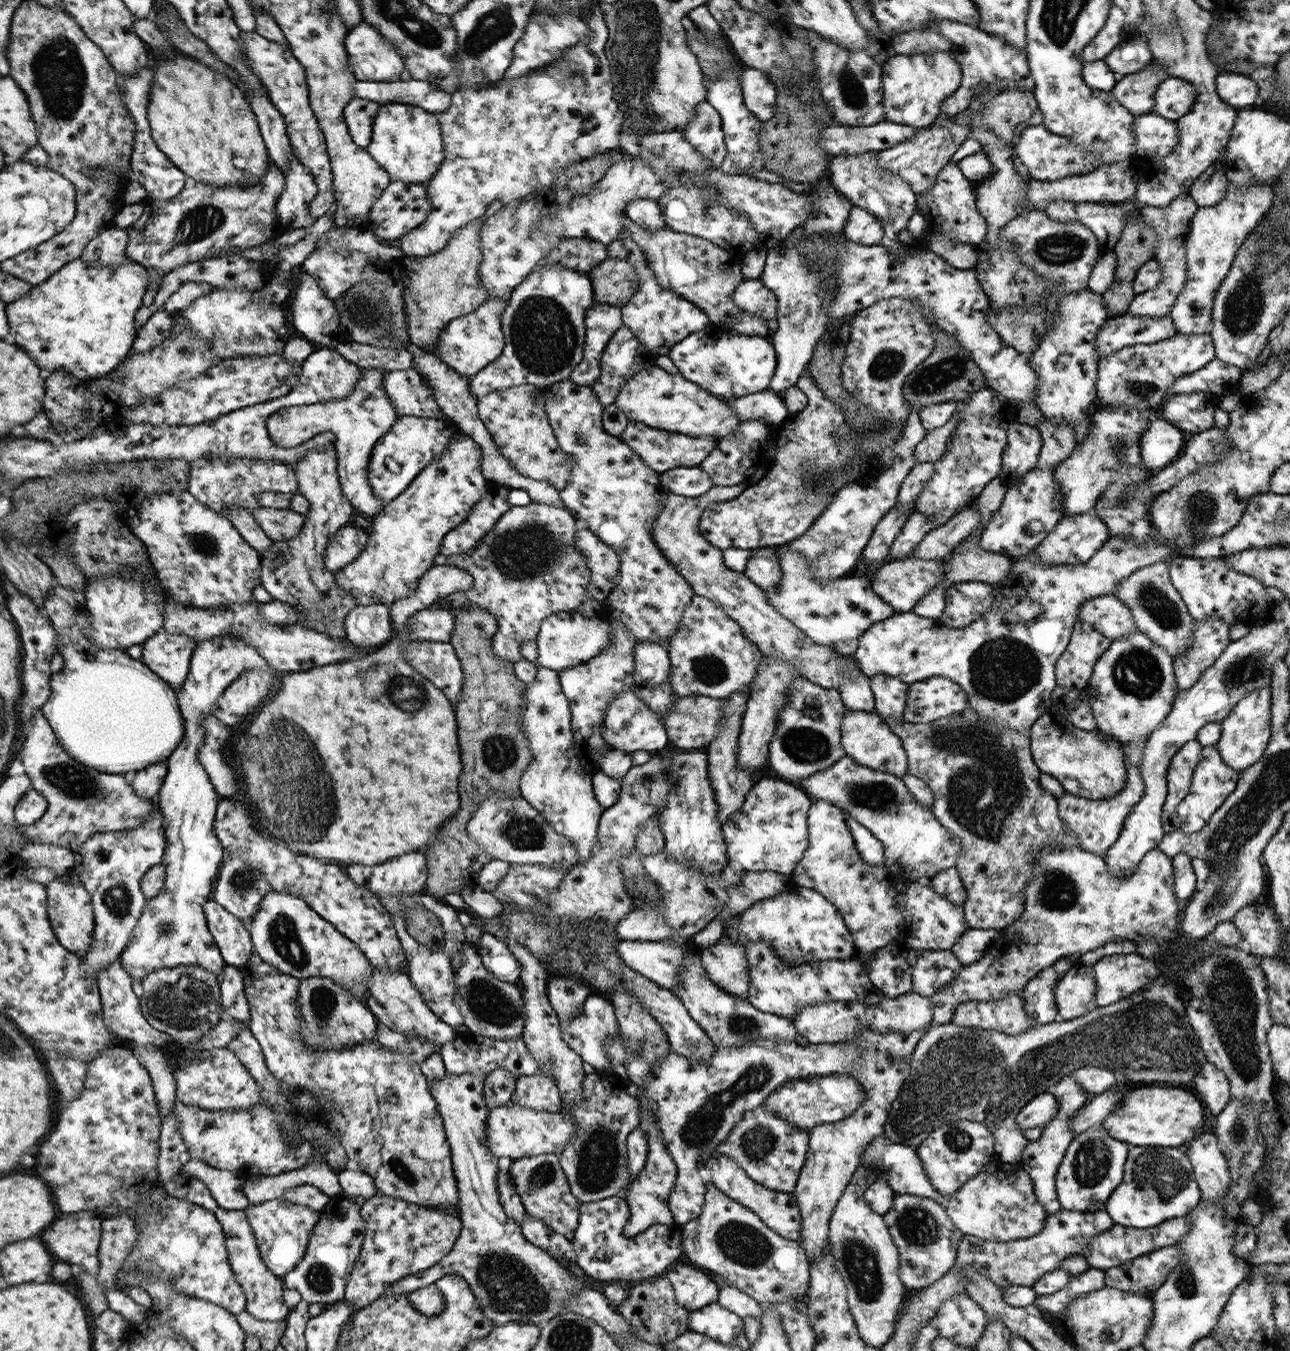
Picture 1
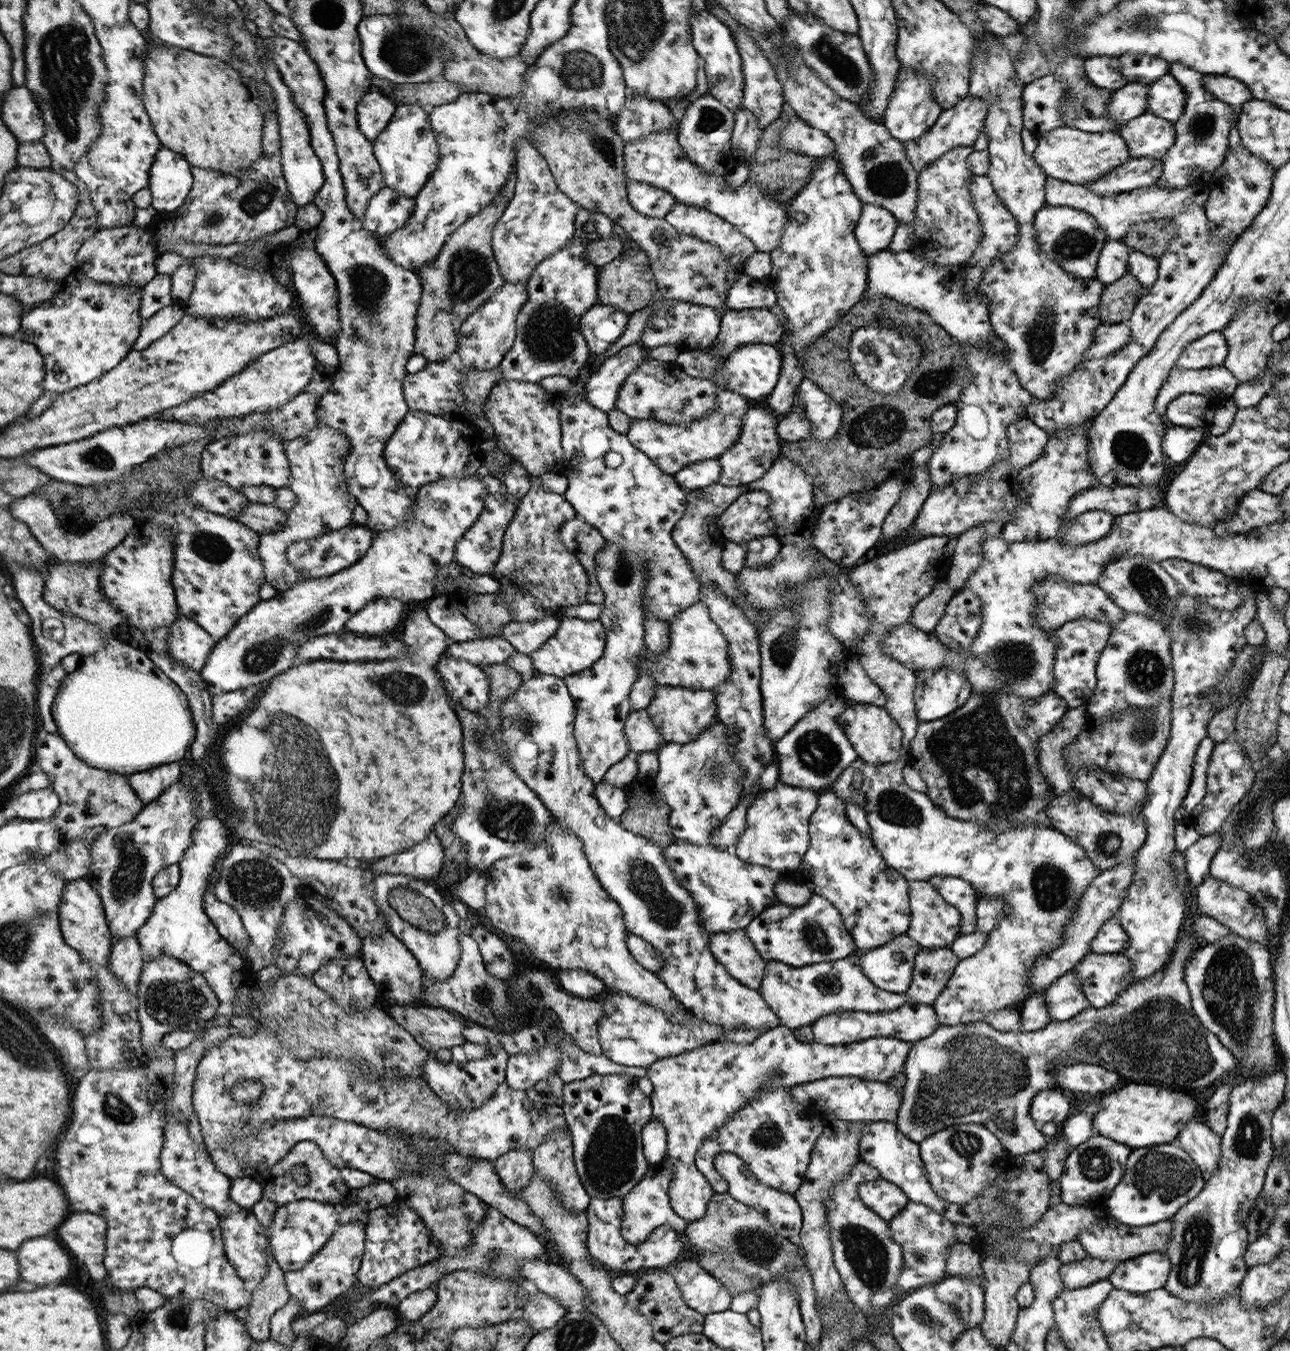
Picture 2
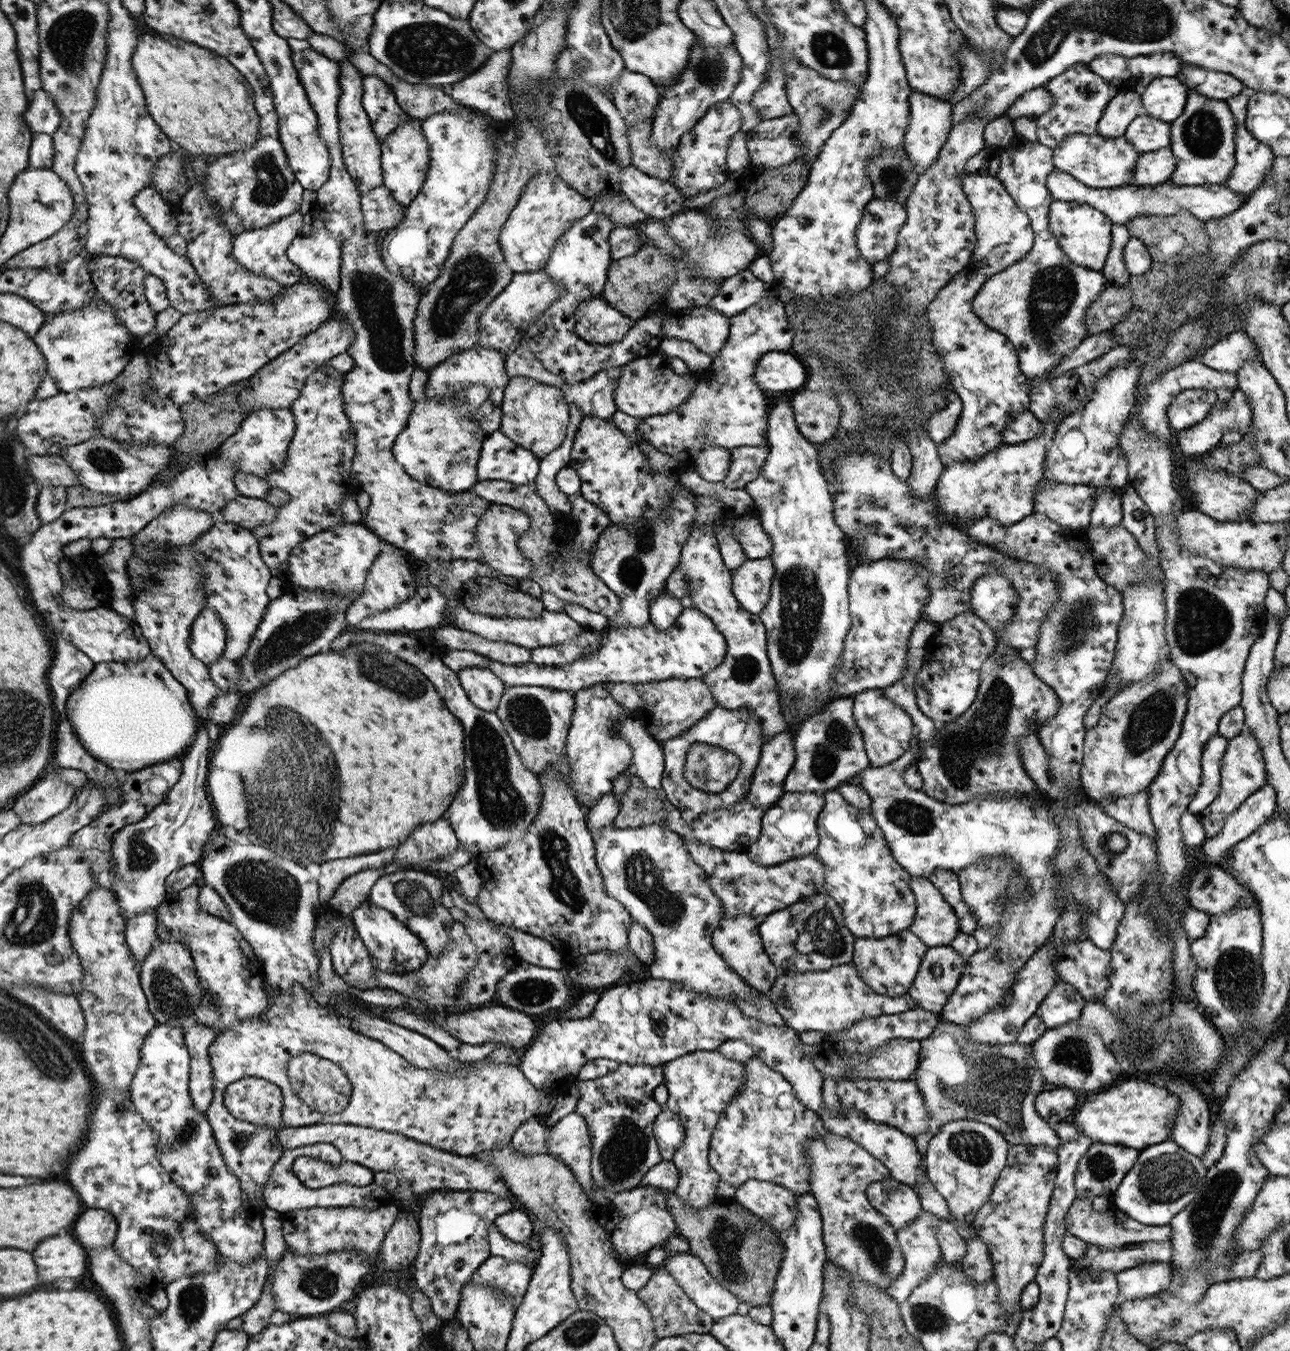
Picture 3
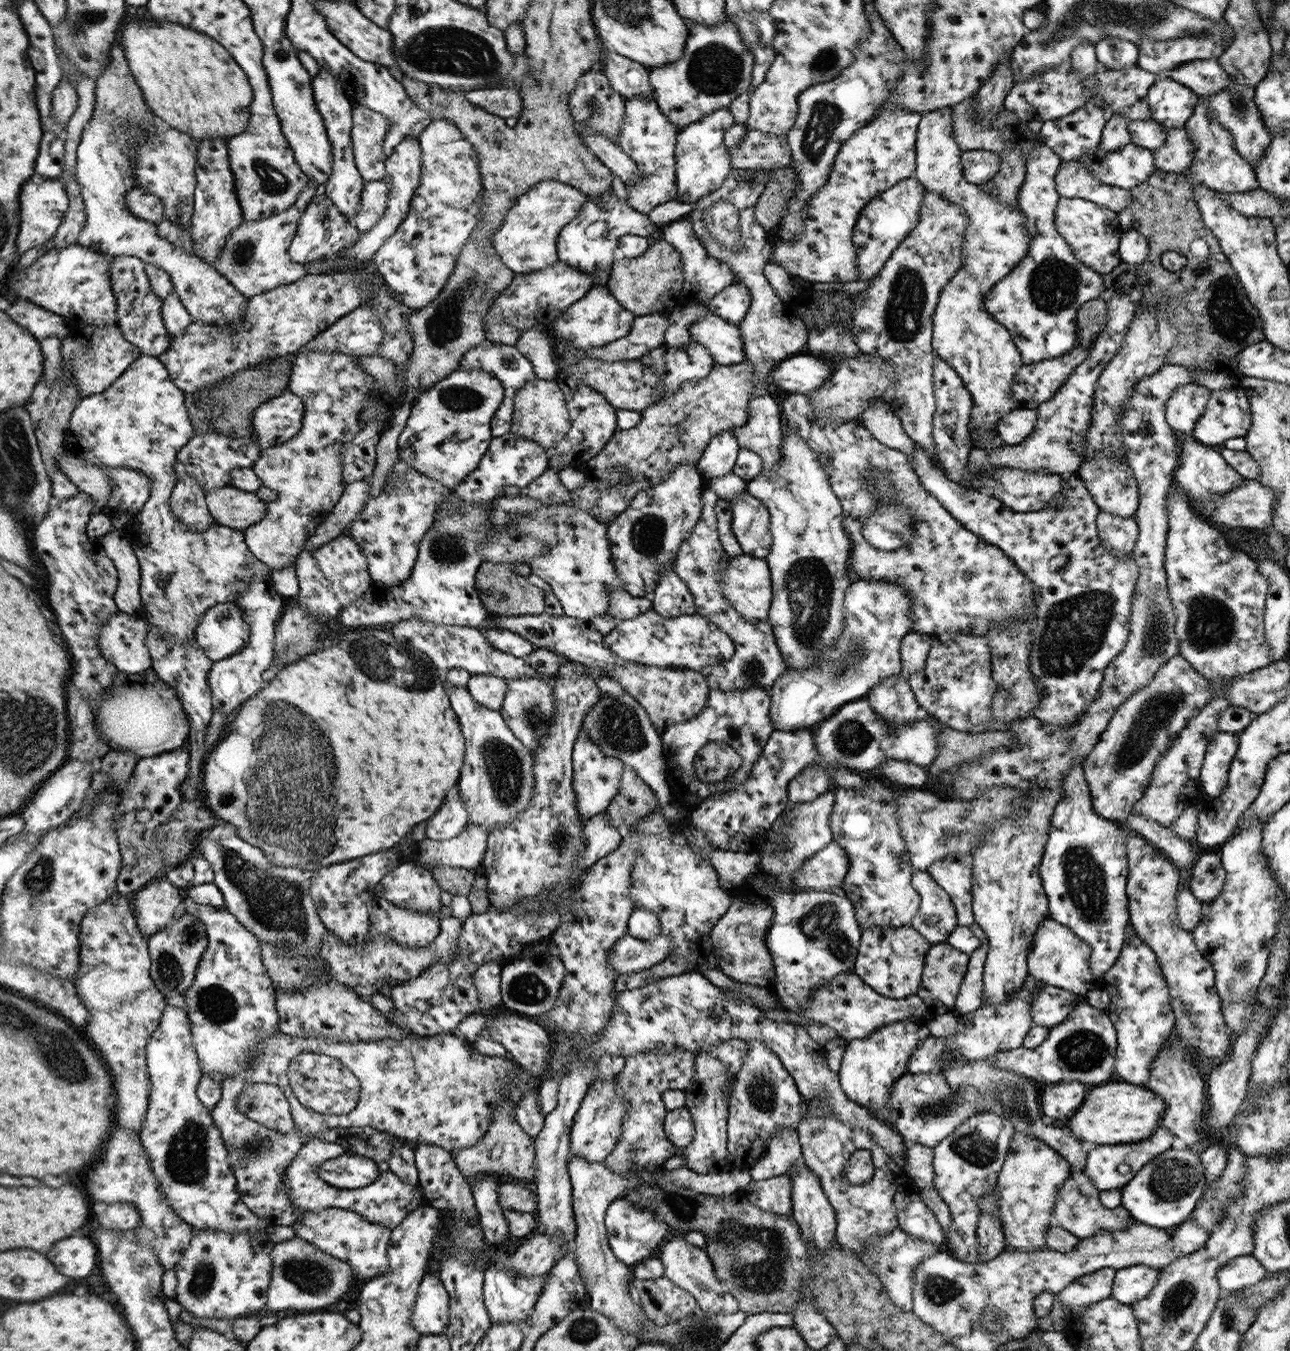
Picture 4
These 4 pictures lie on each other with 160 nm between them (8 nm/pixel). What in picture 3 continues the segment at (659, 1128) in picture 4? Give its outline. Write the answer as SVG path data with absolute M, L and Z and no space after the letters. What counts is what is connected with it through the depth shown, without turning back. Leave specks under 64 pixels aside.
M619 1064L616 1071L606 1076L578 1082L580 1098L578 1098L575 1112L584 1117L588 1125L588 1133L592 1137L590 1172L593 1184L597 1188L613 1190L616 1193L636 1189L650 1168L663 1161L653 1128L654 1119L663 1111L661 1106L654 1101L654 1088L660 1084L666 1084L663 1065Z

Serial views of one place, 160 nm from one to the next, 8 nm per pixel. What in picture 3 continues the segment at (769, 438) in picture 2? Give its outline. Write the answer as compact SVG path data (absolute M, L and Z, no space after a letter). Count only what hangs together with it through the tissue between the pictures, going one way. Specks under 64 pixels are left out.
M769 445L731 448L731 468L726 479L721 480L728 488L744 489L762 470Z

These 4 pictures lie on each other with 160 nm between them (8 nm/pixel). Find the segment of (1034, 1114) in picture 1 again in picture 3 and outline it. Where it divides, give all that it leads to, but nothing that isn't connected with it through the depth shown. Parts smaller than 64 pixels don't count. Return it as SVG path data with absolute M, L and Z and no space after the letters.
M1047 1087L1038 1094L1035 1100L1035 1110L1052 1128L1060 1122L1071 1120L1076 1108L1076 1094L1074 1091L1063 1087Z

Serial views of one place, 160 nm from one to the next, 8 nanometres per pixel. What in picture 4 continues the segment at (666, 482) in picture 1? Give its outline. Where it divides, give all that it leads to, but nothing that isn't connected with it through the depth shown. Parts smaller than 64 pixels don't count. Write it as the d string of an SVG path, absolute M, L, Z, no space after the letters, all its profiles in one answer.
M731 430L713 436L697 460L704 479L718 478L733 472L740 450L738 437Z

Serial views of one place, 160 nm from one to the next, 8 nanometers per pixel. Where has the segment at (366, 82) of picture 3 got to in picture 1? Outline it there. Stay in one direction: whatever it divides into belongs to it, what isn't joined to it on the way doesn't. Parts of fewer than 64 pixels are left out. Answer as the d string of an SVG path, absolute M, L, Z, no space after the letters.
M354 99L345 110L345 118L356 145L367 149L375 134L375 122L379 118L382 105L367 99Z

